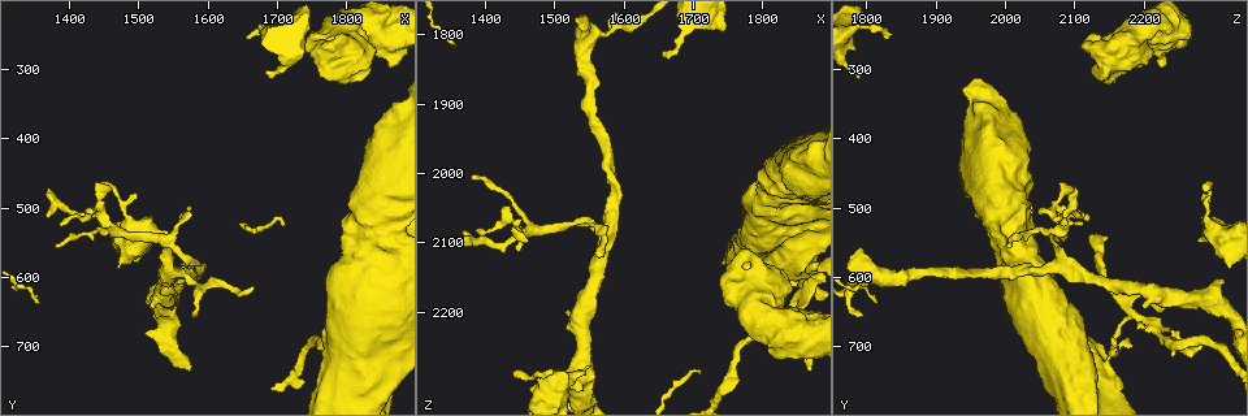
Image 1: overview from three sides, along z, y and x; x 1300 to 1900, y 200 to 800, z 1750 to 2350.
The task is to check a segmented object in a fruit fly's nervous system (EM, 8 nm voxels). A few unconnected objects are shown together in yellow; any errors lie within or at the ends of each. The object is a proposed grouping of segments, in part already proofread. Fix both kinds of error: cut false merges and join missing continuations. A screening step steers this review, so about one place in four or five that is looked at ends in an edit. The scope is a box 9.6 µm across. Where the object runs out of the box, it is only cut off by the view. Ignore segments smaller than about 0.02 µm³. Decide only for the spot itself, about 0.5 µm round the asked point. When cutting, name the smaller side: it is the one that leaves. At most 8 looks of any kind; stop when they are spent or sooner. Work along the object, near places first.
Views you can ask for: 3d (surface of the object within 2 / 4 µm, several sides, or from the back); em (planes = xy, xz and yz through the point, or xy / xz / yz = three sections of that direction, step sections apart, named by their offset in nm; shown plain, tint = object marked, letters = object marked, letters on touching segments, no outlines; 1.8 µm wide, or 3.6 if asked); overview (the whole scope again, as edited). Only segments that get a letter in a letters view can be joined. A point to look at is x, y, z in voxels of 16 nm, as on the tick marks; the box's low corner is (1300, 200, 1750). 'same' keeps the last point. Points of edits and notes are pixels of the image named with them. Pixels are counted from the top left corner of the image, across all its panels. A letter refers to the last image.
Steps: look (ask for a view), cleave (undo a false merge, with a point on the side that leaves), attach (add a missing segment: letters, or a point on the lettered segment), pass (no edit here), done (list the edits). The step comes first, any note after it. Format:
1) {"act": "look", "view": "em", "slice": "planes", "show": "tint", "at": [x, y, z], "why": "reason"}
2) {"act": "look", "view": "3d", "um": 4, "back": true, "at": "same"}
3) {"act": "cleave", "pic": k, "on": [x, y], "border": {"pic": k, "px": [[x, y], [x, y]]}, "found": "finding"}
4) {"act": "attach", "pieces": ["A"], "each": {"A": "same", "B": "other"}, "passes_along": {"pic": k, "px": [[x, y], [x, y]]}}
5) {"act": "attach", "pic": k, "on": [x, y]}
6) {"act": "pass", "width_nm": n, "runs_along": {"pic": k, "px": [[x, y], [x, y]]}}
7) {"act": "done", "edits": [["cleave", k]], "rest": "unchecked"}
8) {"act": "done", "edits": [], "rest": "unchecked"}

{"act": "look", "view": "em", "slice": "xy", "step": 16, "show": "tint", "at": [1545, 550, 2285], "why": "an open end"}

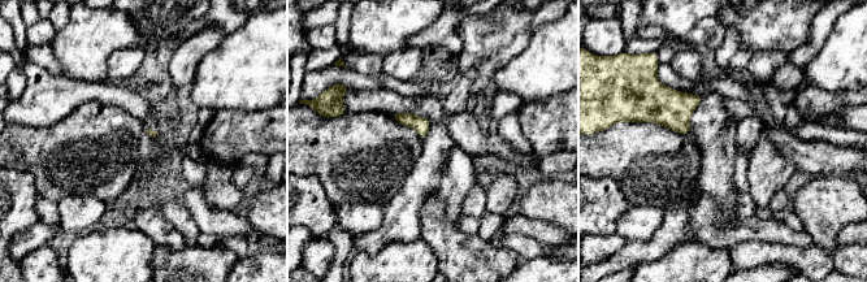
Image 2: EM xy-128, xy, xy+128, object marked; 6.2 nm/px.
{"act": "look", "view": "em", "slice": "planes", "show": "letters", "at": "same", "why": "cut it another way"}

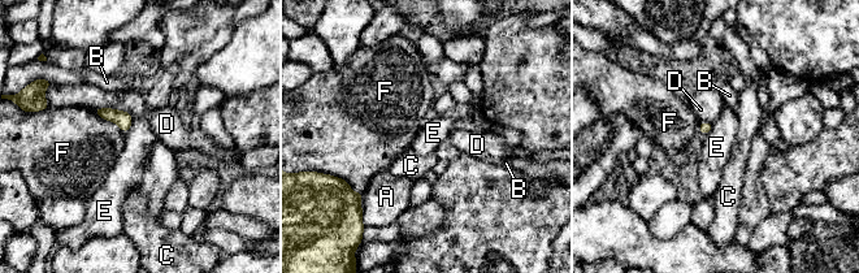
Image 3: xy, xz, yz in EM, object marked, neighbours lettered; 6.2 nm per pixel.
{"act": "pass", "each": {"A": "other", "B": "other", "C": "other", "D": "other", "E": "other", "F": "other"}, "border": {"pic": 3, "px": [[133, 118], [131, 126], [124, 133]]}, "found": "none of them fits"}

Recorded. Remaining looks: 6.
{"act": "look", "view": "em", "slice": "planes", "show": "plain", "at": [1370, 470, 2105], "why": "thin end"}

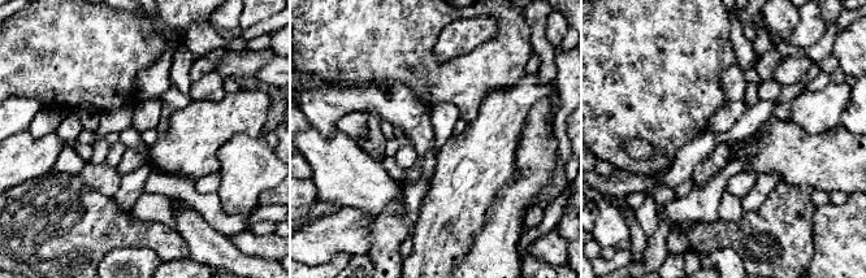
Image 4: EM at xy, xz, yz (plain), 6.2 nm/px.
{"act": "look", "view": "em", "slice": "planes", "show": "letters", "at": "same", "why": "what lies round it"}

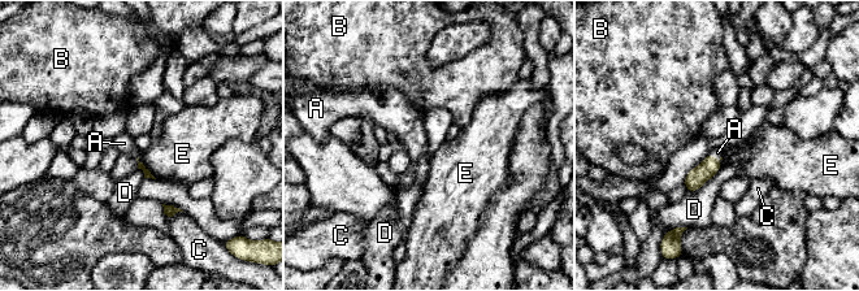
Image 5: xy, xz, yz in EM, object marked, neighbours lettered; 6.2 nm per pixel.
{"act": "attach", "pieces": ["A"], "each": {"A": "same", "B": "other", "C": "other", "D": "other", "E": "other"}, "passes_along": {"pic": 5, "px": [[697, 177], [714, 156], [717, 152]]}, "found": "the neuron continues"}

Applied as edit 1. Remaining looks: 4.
{"act": "look", "view": "em", "slice": "planes", "show": "plain", "at": [1660, 255, 1825], "why": "thin end"}

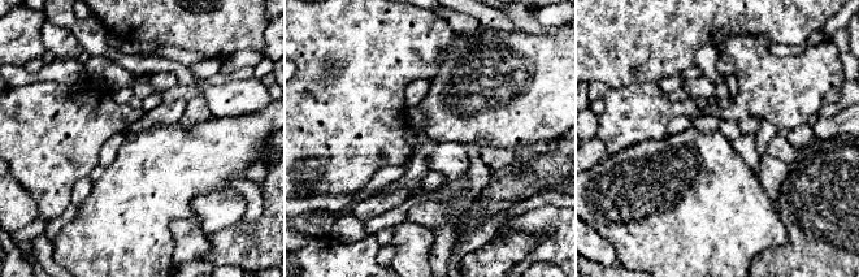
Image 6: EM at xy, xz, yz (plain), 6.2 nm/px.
{"act": "look", "view": "em", "slice": "planes", "show": "tint", "at": "same"}

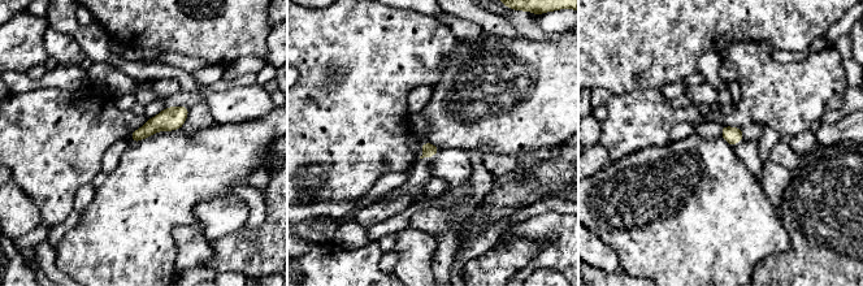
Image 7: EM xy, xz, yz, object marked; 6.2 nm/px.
{"act": "look", "view": "em", "slice": "planes", "show": "letters", "at": "same"}

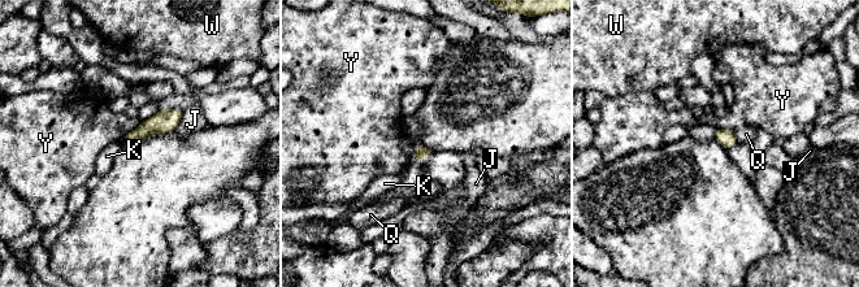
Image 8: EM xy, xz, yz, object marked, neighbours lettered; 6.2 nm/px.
{"act": "attach", "pieces": ["Q"], "each": {"J": "other", "K": "other", "Q": "same", "W": "other", "Y": "other"}, "found": "it goes on there"}

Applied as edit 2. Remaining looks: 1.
{"act": "look", "view": "em", "um": 3.6, "slice": "planes", "show": "letters", "at": [1820, 725, 2140], "why": "sudden change in width"}

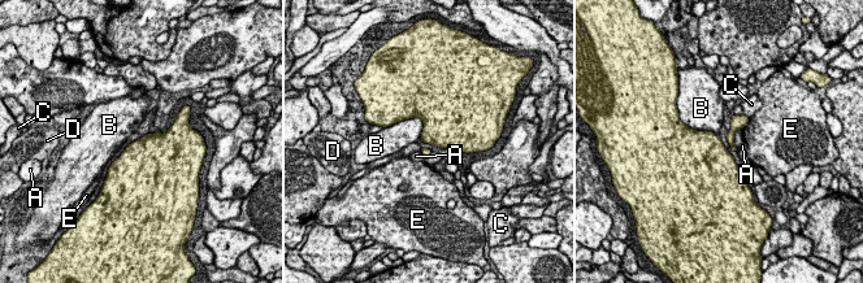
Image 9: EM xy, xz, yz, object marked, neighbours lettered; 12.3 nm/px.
{"act": "pass", "each": {"A": "other", "B": "other", "C": "other", "D": "other", "E": "other"}, "border": {"pic": 9, "px": [[424, 123], [408, 117], [387, 126]]}, "found": "continuous, no second neuron"}

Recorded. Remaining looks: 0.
{"act": "done", "edits": [["attach", 5], ["attach", 8]], "rest": "unchecked"}

